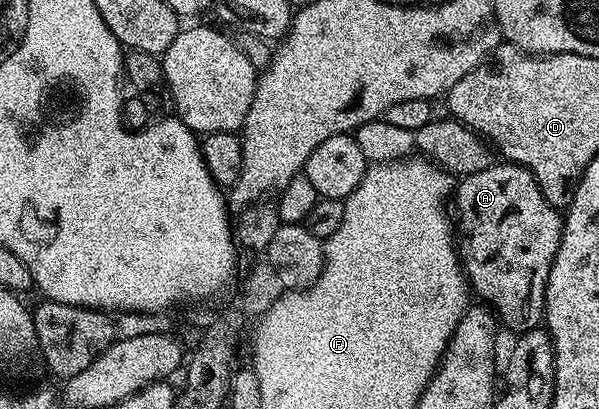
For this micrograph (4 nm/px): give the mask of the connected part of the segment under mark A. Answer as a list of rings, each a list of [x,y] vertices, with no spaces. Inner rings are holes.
[[[493,162],[478,174],[463,177],[454,188],[454,232],[471,291],[484,299],[481,301],[492,309],[497,321],[512,334],[541,327],[550,266],[558,254],[564,222],[558,209],[546,202],[530,169],[511,162]]]

